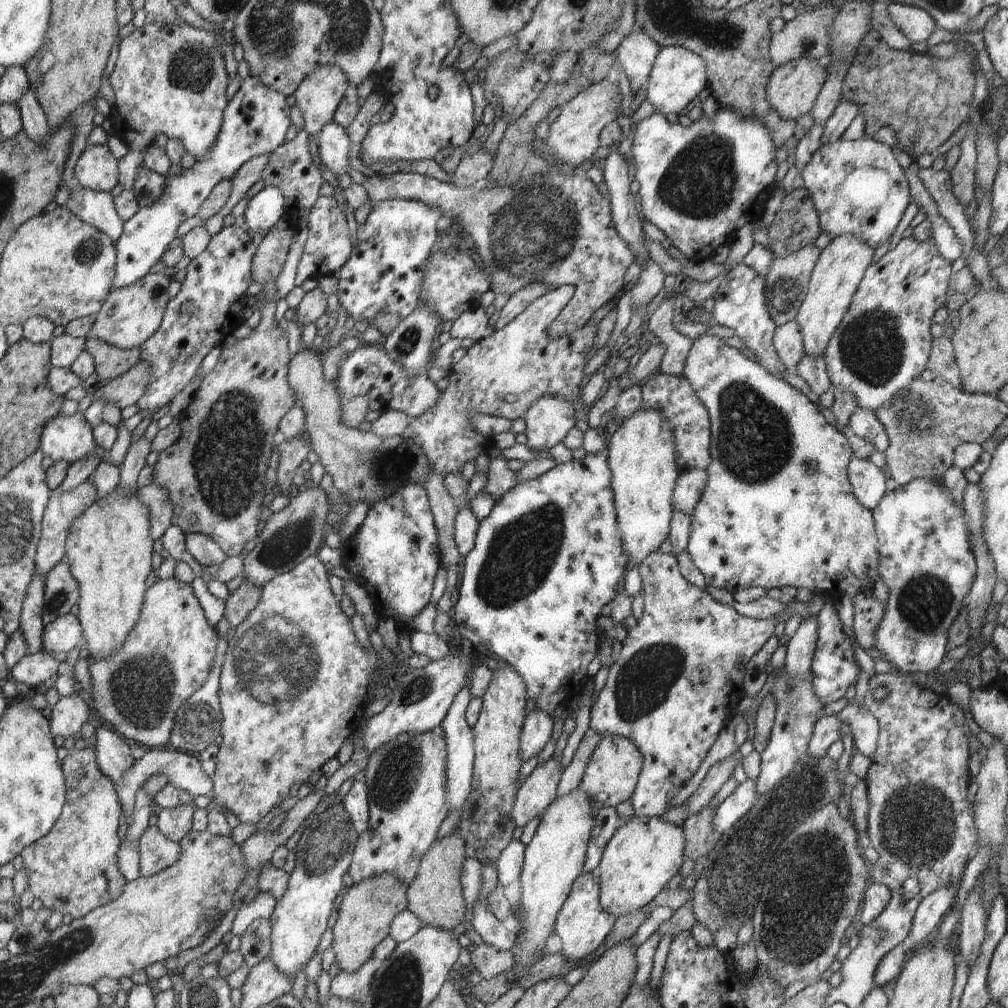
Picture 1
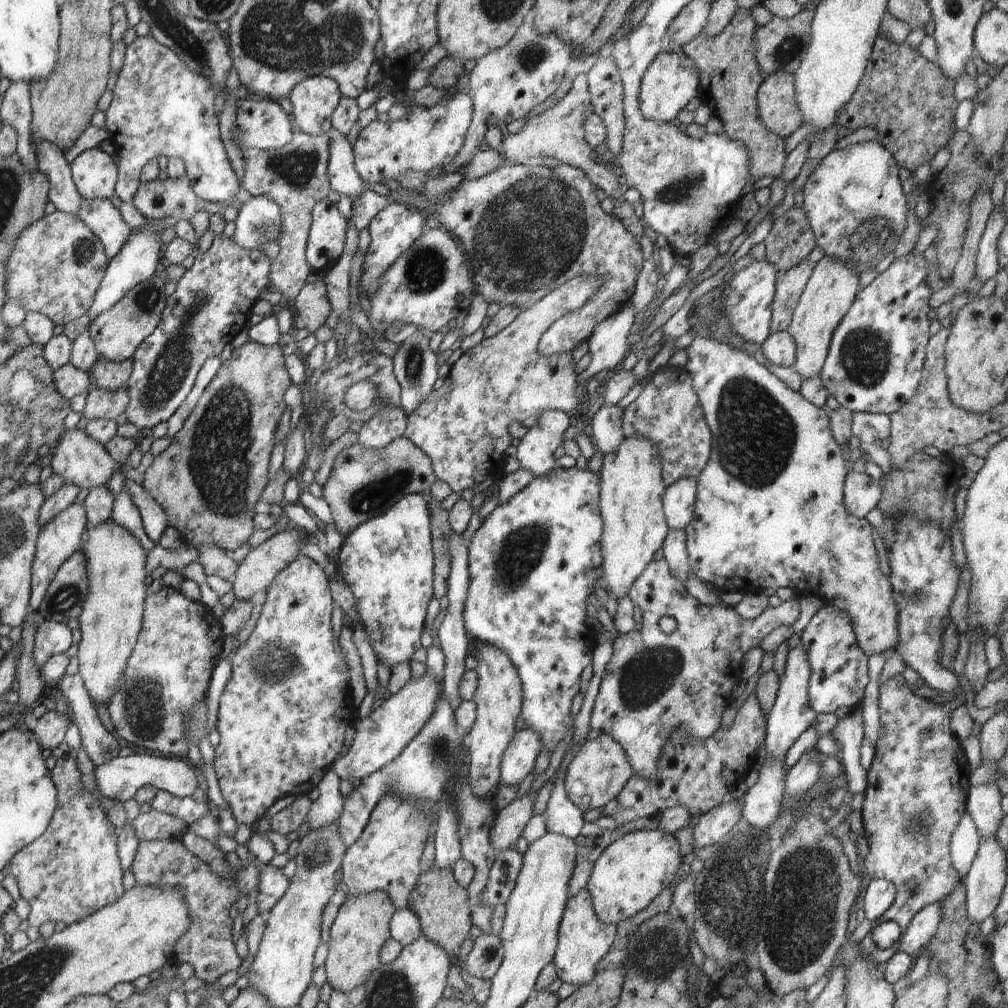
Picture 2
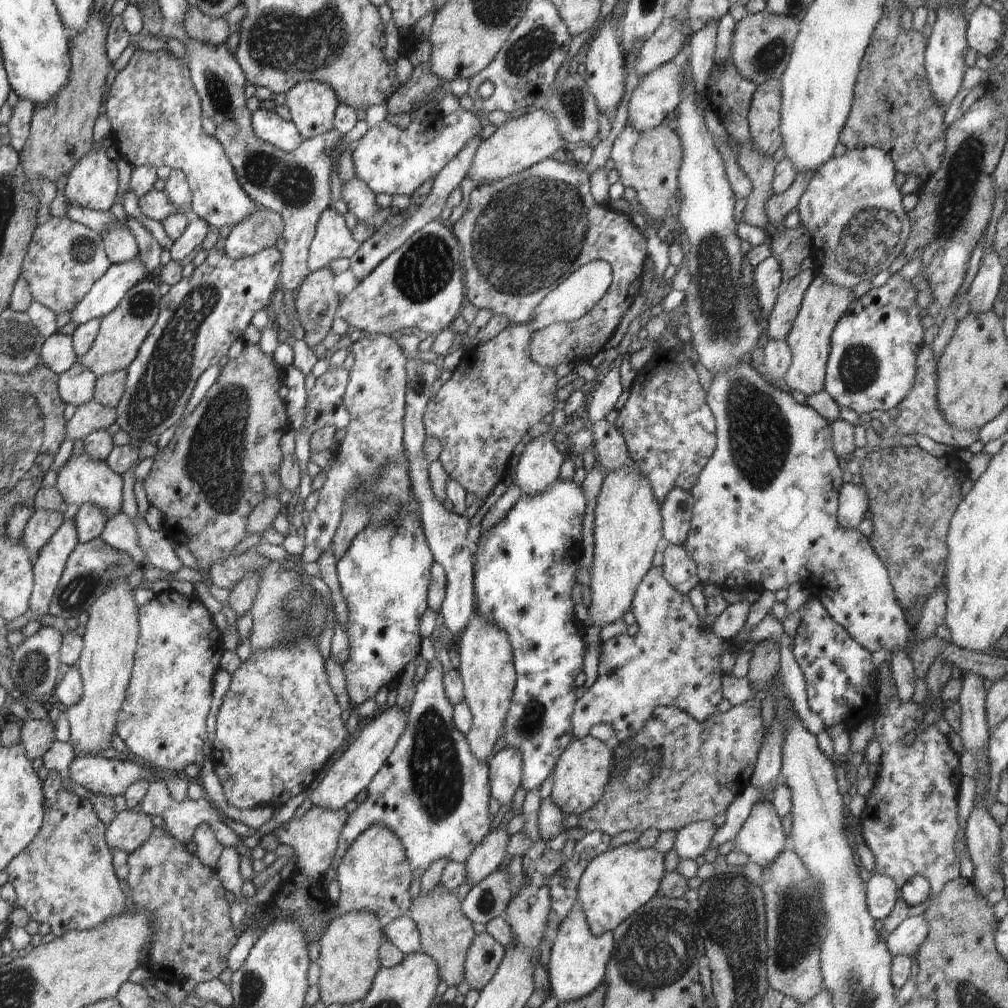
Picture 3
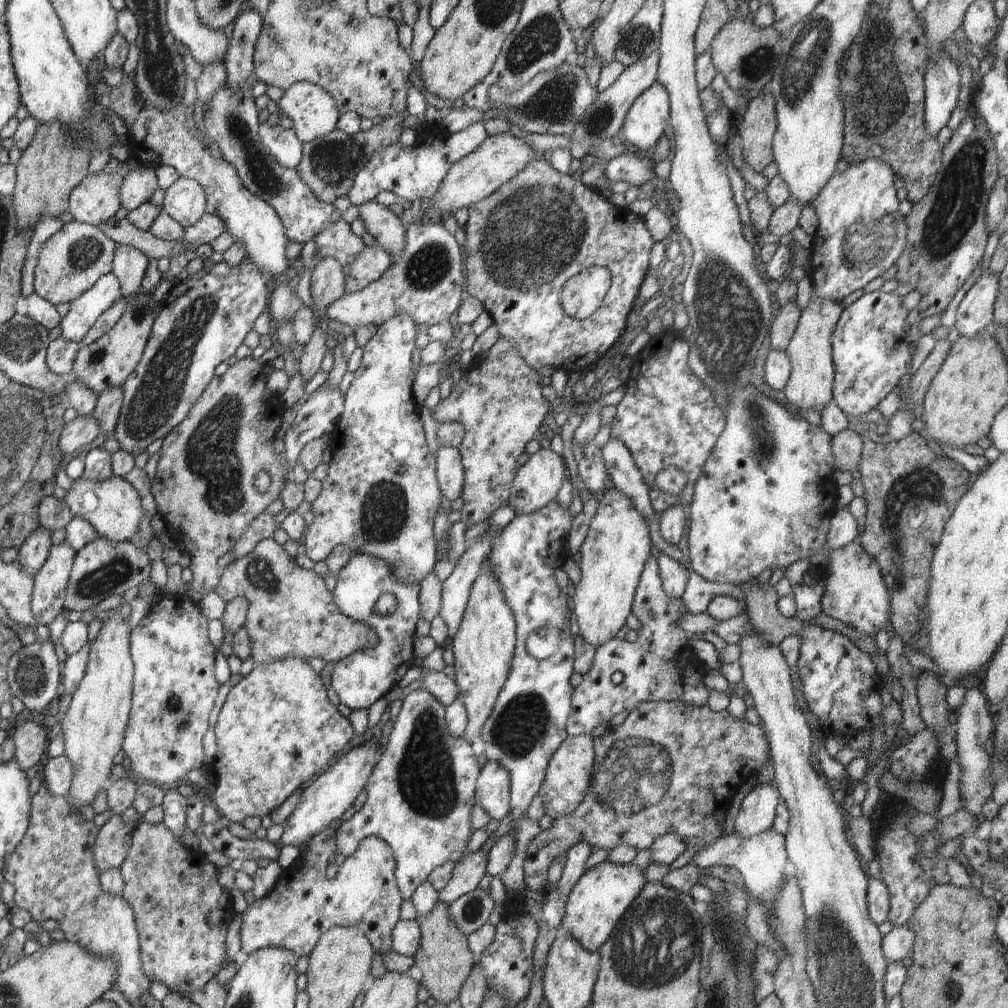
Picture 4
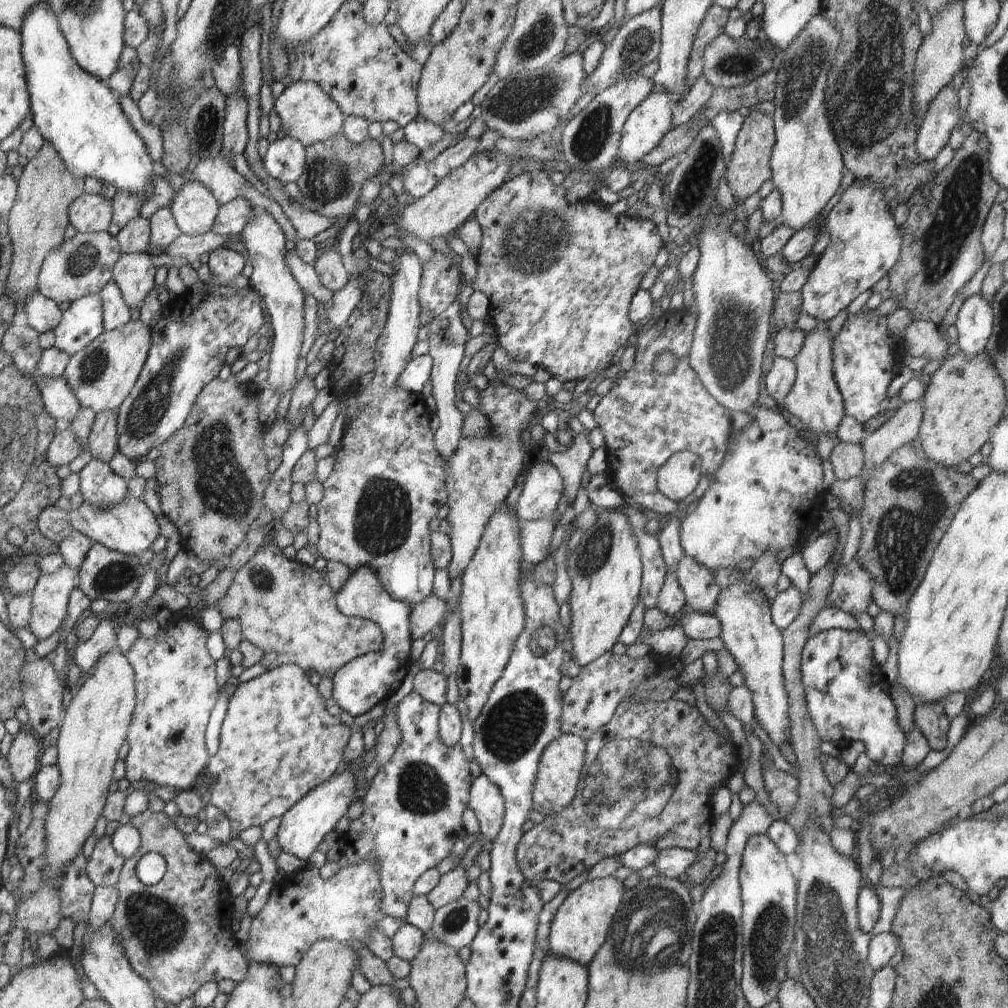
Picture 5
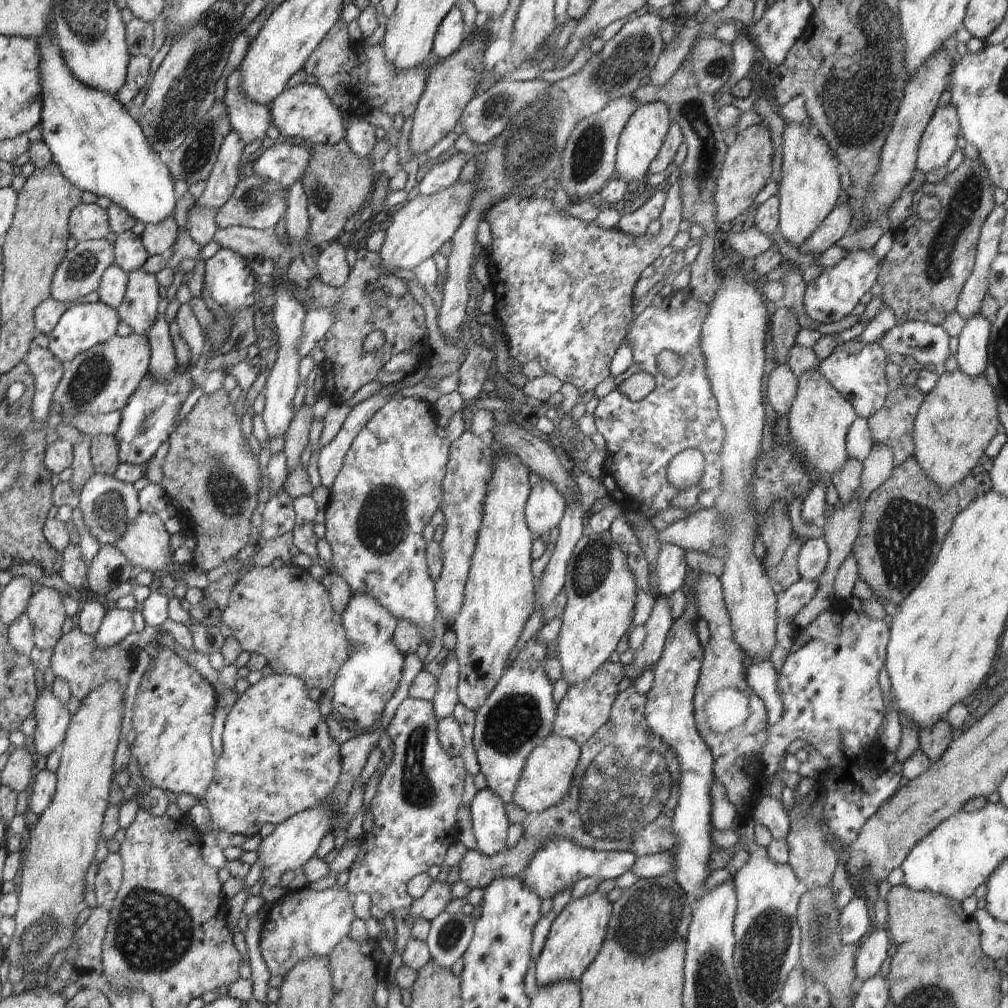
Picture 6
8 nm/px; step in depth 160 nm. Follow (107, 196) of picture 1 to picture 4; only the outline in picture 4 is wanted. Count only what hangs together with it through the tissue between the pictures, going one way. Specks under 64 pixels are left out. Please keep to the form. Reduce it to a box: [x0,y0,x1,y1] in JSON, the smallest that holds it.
[111,245,148,298]

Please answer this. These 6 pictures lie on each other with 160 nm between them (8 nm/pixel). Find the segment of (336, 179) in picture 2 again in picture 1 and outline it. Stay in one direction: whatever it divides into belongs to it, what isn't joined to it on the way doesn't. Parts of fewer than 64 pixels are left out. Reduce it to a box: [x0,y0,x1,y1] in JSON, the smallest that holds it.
[317,122,350,180]

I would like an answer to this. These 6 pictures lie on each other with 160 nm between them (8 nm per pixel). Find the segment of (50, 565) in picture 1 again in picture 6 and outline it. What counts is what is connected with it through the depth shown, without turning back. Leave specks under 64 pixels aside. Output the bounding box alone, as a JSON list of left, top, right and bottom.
[26,586,66,650]

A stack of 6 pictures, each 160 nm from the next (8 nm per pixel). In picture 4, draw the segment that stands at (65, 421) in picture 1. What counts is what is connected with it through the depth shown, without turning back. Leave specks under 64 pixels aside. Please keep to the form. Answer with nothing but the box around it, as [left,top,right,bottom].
[64,475,144,543]

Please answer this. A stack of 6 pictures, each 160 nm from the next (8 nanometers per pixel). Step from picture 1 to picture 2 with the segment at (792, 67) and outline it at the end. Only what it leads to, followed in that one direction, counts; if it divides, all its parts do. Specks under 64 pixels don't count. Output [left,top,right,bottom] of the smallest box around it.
[757,72,802,140]

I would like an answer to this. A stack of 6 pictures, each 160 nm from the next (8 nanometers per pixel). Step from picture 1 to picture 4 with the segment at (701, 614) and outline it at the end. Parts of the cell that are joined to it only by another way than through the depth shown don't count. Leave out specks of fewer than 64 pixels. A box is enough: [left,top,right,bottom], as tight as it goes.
[566,556,709,736]

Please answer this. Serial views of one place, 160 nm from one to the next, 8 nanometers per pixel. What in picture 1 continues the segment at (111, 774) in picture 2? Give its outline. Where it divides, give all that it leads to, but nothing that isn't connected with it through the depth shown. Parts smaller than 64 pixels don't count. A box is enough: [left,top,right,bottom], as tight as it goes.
[113,748,216,824]

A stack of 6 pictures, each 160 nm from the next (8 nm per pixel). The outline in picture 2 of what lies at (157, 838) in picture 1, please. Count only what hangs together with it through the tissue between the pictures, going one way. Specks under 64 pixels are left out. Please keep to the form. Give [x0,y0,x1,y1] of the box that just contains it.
[130,839,245,984]

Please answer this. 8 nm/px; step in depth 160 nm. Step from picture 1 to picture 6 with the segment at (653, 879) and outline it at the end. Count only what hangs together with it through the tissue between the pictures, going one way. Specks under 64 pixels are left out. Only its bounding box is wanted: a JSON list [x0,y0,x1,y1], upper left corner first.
[535,891,613,988]

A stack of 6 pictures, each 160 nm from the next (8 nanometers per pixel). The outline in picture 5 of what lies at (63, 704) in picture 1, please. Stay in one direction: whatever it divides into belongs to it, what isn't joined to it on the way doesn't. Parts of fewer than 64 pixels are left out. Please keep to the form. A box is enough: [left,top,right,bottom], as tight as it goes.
[7,729,38,782]

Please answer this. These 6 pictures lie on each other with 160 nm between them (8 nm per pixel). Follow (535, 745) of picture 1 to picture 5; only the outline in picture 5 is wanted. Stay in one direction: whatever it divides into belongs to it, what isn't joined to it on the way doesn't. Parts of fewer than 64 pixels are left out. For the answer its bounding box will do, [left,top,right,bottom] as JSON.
[468,773,505,844]

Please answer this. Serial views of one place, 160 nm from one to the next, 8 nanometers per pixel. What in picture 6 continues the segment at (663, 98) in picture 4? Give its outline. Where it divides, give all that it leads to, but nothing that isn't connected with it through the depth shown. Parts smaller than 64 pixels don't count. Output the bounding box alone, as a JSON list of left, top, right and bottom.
[615,101,671,185]

